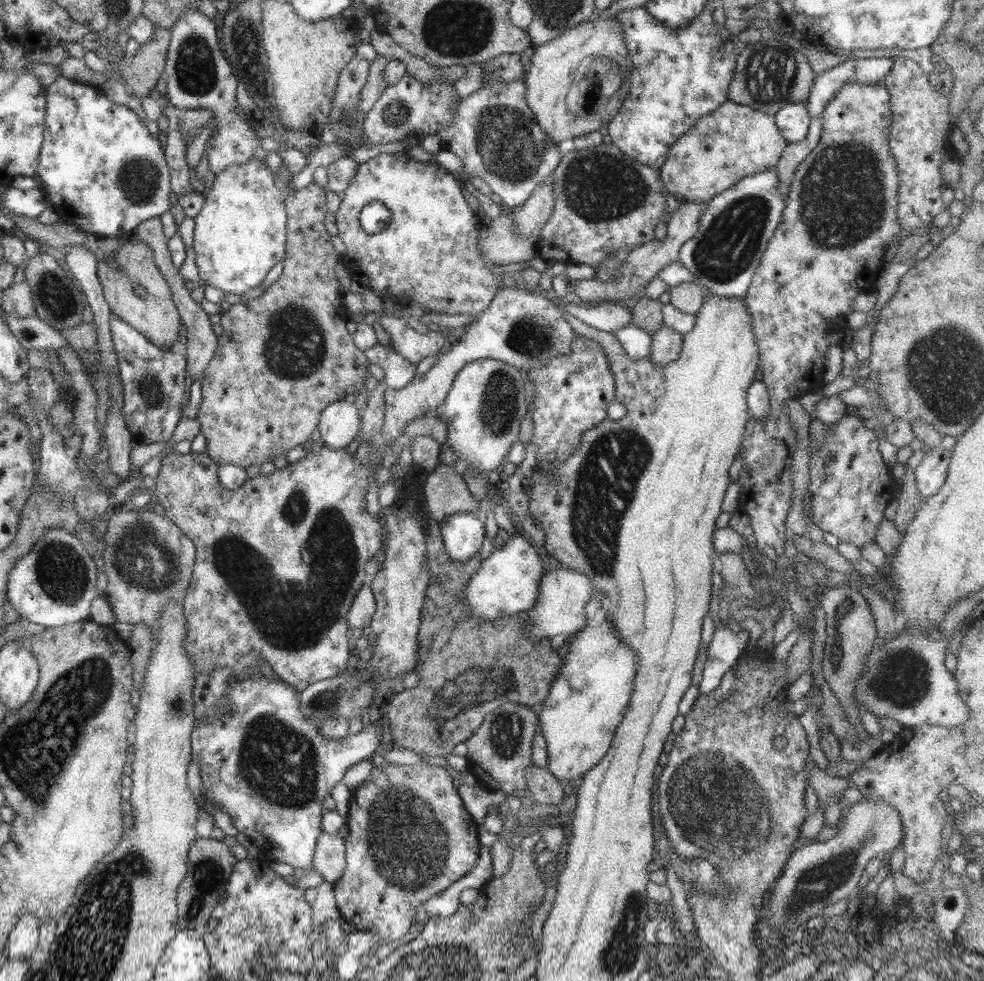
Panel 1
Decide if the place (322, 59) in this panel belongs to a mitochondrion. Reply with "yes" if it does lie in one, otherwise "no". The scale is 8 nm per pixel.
no

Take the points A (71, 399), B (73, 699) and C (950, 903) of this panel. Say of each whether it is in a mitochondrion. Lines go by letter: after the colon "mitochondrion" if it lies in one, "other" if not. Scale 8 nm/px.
A: other
B: mitochondrion
C: other

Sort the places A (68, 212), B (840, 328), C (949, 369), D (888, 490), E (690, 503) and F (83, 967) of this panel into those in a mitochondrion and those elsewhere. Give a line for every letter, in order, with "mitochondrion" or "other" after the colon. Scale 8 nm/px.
A: other
B: other
C: mitochondrion
D: other
E: other
F: mitochondrion

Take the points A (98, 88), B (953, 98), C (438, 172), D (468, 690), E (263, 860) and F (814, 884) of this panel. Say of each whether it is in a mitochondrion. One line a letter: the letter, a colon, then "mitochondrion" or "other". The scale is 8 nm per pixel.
A: other
B: other
C: other
D: mitochondrion
E: other
F: mitochondrion

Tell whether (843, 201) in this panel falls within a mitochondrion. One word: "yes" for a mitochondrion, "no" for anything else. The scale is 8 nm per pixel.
yes

